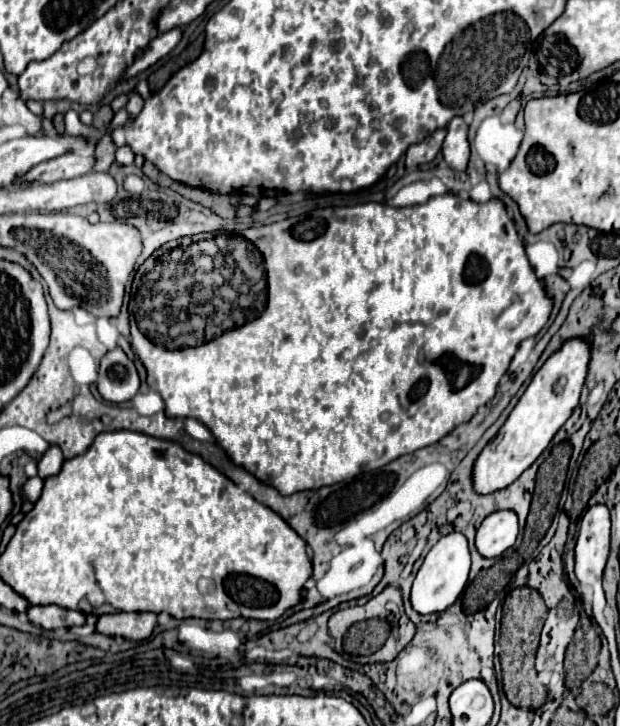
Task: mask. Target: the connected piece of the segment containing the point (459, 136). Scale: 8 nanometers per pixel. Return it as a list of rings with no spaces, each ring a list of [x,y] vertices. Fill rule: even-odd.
[[[455,116],[447,126],[447,138],[443,142],[443,158],[453,170],[465,170],[469,162],[469,142],[467,124],[461,116]]]

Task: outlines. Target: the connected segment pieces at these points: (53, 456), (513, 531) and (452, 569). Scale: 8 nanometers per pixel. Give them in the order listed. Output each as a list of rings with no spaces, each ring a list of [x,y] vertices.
[[[49,446],[47,452],[37,460],[37,476],[39,478],[47,478],[47,476],[55,476],[63,466],[63,454],[59,450],[59,446]]]
[[[497,510],[489,514],[477,530],[475,546],[481,556],[497,558],[517,540],[519,524],[513,510]]]
[[[451,532],[447,536],[441,536],[441,540],[429,550],[425,556],[413,588],[411,588],[411,604],[419,614],[431,614],[431,612],[443,612],[449,608],[459,594],[467,586],[469,578],[469,568],[471,568],[471,558],[469,558],[469,546],[467,538],[461,532]]]

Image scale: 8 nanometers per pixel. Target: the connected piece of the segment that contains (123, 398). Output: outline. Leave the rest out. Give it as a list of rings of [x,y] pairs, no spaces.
[[[117,346],[101,358],[97,390],[107,402],[129,402],[139,392],[139,374],[135,364]]]

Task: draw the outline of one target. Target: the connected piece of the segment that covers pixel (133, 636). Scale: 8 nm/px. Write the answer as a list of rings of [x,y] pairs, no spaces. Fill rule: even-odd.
[[[131,612],[131,614],[103,614],[97,620],[97,632],[105,636],[123,636],[129,640],[147,640],[157,624],[153,612]]]

